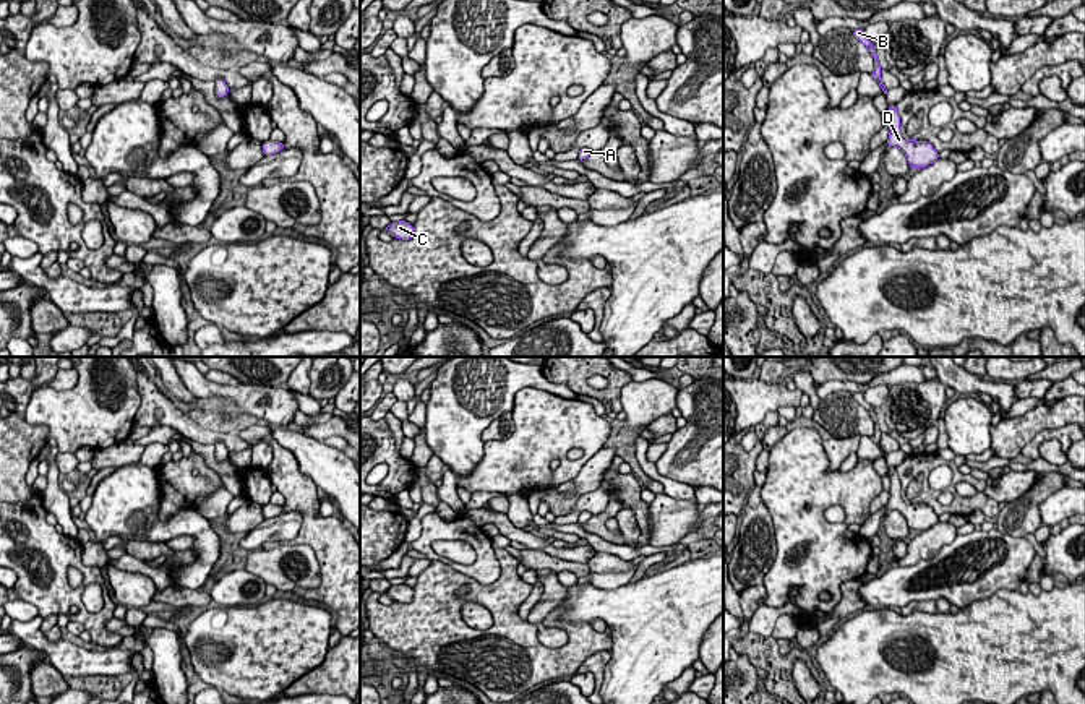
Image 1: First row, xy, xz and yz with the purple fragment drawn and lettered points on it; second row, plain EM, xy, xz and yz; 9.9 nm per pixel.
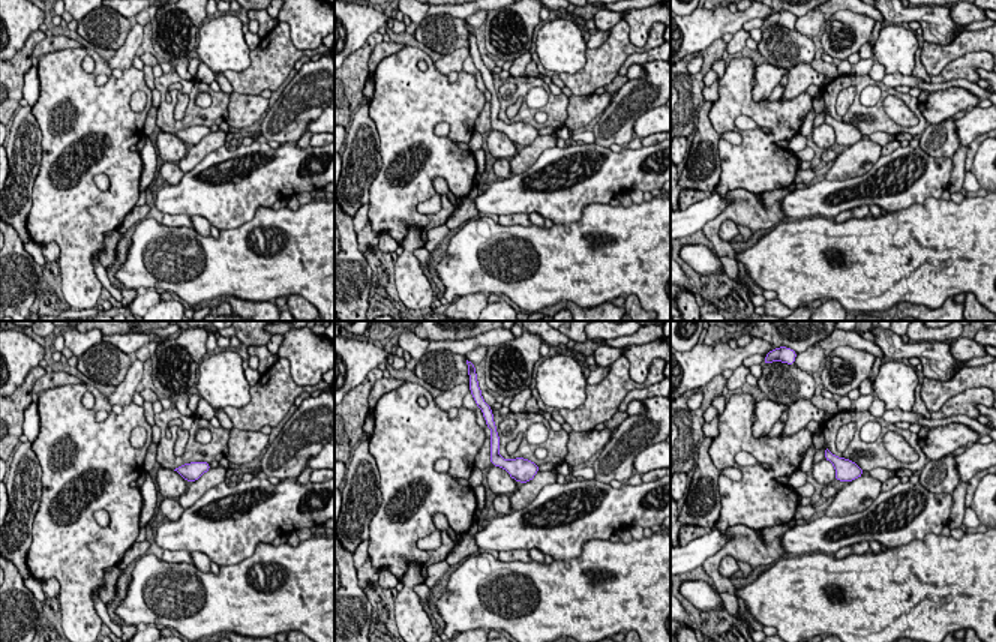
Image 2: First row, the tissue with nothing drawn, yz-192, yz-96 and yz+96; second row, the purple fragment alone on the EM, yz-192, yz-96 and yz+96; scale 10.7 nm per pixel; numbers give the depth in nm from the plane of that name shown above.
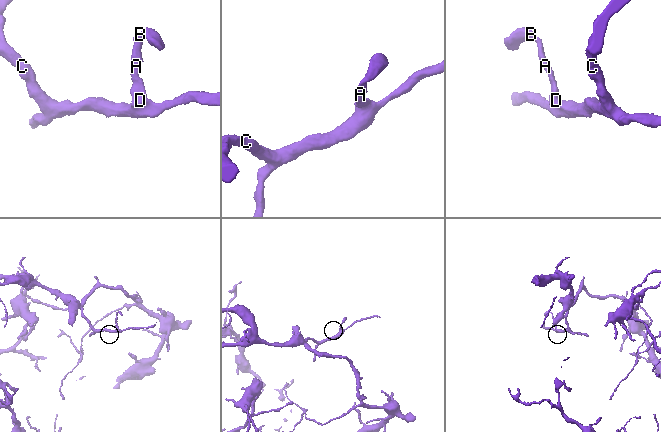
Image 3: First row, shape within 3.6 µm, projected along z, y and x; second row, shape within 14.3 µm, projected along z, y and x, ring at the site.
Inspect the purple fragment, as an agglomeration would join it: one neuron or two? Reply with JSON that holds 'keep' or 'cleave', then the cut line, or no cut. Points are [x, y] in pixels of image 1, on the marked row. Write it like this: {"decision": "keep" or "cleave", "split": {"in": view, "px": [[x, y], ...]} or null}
{"decision": "keep", "split": null}

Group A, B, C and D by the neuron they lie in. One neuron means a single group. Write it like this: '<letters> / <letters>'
A B C D

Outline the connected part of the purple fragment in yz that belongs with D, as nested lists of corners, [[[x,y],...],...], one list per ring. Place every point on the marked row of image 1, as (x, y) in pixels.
[[[889,104],[890,114],[890,135],[887,140],[887,146],[898,148],[908,161],[910,167],[928,167],[929,164],[939,159],[939,152],[928,141],[905,140],[900,130],[900,115],[897,112],[895,104]]]

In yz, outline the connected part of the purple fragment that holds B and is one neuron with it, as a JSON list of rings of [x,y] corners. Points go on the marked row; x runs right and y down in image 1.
[[[853,29],[853,36],[856,39],[860,39],[871,52],[873,58],[874,58],[874,71],[871,73],[871,76],[879,83],[879,86],[882,88],[884,94],[887,94],[887,89],[886,86],[882,84],[881,81],[881,65],[879,65],[879,60],[877,60],[877,54],[876,54],[876,45],[871,44],[866,37],[864,37],[864,32],[863,29]]]

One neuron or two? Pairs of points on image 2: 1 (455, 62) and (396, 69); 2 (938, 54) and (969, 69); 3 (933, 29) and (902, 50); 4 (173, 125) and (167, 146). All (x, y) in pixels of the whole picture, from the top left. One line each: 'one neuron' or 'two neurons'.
1: two neurons
2: two neurons
3: two neurons
4: two neurons

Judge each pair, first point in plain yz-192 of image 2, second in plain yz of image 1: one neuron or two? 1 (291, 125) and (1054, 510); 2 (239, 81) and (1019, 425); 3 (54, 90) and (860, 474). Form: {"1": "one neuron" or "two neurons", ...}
{"1": "two neurons", "2": "one neuron", "3": "one neuron"}

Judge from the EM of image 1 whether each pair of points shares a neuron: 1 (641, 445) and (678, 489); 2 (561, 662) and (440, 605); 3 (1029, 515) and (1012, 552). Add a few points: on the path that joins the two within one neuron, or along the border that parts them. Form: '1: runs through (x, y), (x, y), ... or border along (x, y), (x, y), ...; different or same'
1: runs through (641, 458), (665, 482); same
2: runs through (531, 652), (498, 633), (469, 633); same
3: border along (994, 528), (1011, 536), (1025, 537); different

